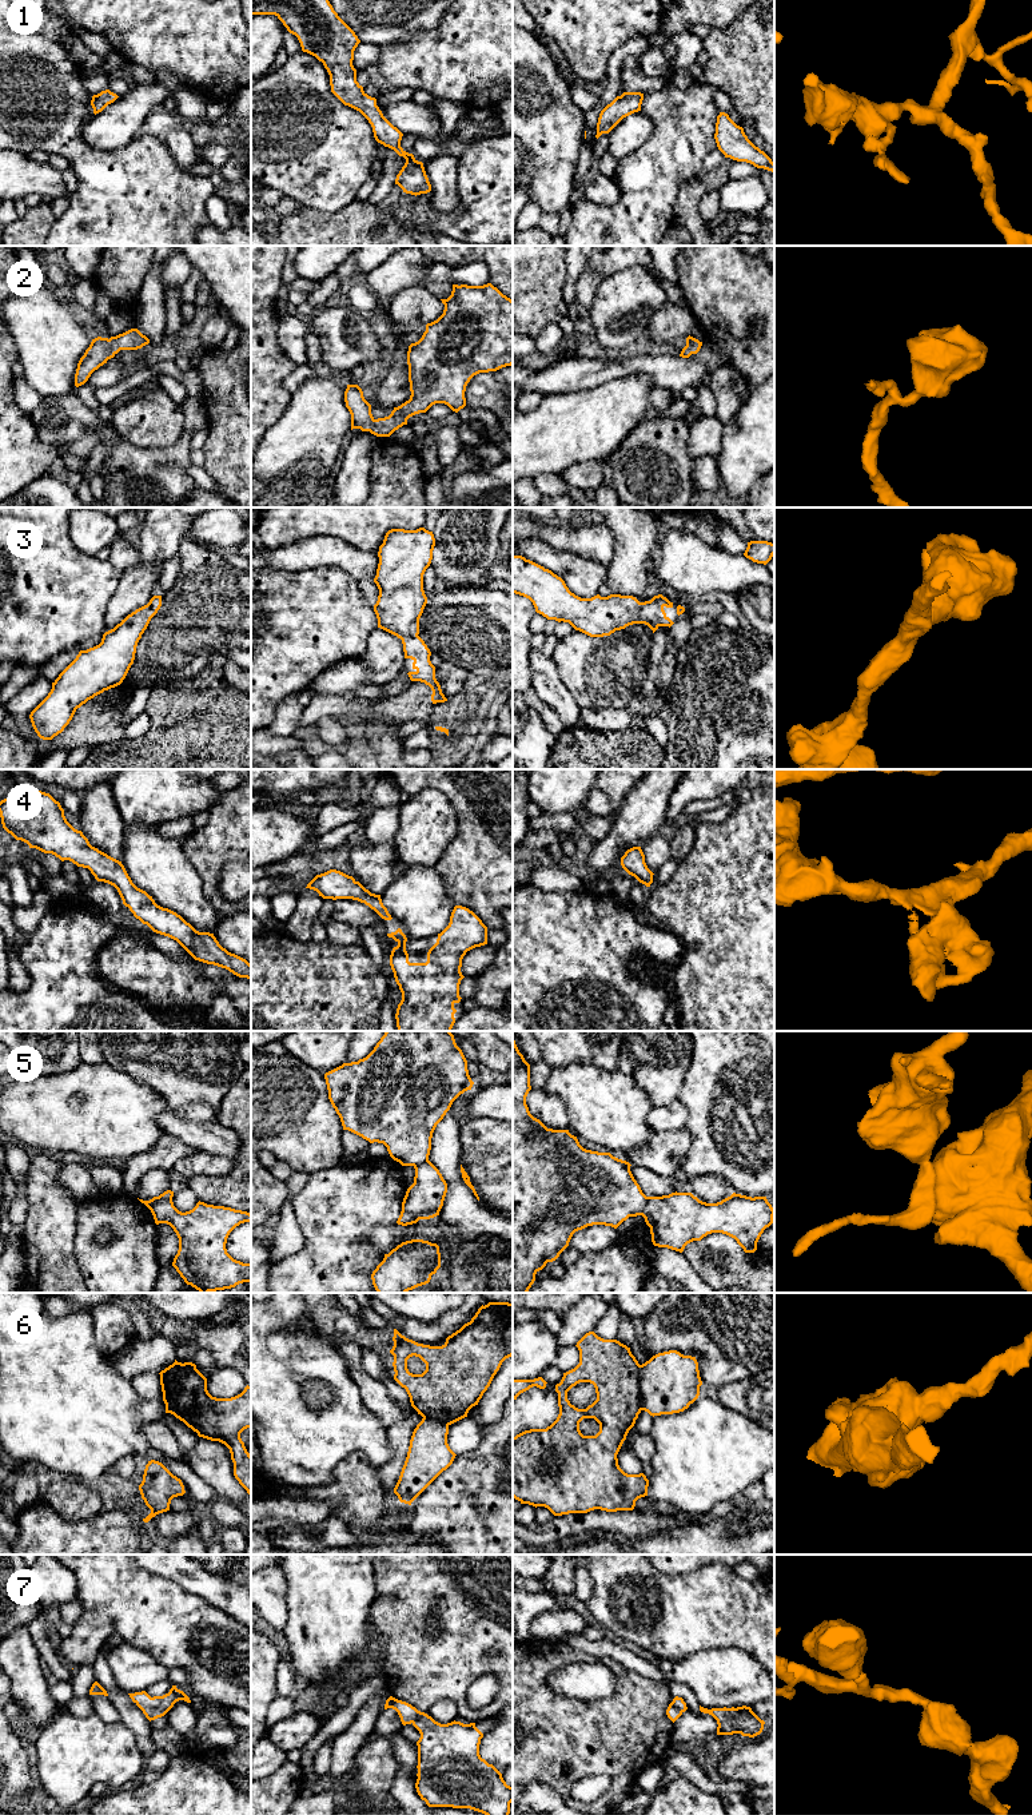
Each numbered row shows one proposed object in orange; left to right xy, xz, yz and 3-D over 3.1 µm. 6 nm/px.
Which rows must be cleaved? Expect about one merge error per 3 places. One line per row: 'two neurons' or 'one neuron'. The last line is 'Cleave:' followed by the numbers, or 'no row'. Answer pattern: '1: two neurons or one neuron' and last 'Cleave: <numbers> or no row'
1: one neuron
2: one neuron
3: one neuron
4: one neuron
5: two neurons
6: two neurons
7: one neuron
Cleave: 5, 6

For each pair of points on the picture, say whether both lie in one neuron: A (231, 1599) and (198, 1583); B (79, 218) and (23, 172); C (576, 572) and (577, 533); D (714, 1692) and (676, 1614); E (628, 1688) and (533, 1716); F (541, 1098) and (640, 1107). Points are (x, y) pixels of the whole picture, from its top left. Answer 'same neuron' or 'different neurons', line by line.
A: same neuron
B: different neurons
C: different neurons
D: different neurons
E: same neuron
F: different neurons

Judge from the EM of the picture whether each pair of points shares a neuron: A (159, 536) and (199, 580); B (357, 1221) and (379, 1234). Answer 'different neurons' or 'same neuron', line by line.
A: different neurons
B: different neurons

